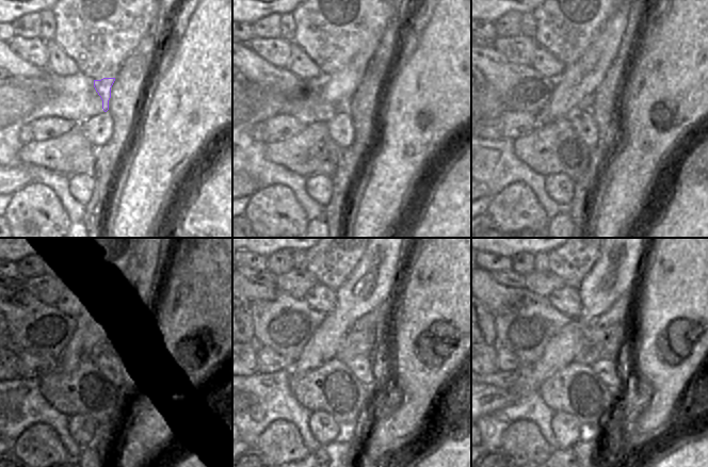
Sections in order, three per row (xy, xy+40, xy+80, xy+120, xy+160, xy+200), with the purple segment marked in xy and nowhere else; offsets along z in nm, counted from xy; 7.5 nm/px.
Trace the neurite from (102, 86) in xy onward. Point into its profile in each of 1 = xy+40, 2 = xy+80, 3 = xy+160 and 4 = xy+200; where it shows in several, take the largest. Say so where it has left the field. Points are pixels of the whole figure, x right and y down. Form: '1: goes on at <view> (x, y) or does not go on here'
1: goes on at xy+40 (339, 86)
2: goes on at xy+80 (582, 78)
3: goes on at xy+160 (374, 277)
4: goes on at xy+200 (618, 262)

